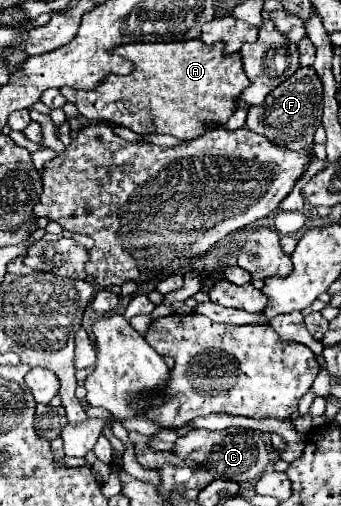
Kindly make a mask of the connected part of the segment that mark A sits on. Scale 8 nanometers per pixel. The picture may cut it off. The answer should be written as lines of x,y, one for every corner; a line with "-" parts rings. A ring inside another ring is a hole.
187,40
187,42
151,42
151,44
123,44
123,48
115,48
123,58
133,62
133,70
127,76
109,76
99,88
95,90
73,90
63,88
61,94
67,102
73,102
77,110
91,122
97,120
113,120
115,124
129,126
137,134
171,134
179,140
193,140
201,136
207,128
207,124
225,124
233,110
239,106
235,98
239,92
243,92
249,84
243,66
241,56
223,54
223,44
211,44
207,46
201,40

